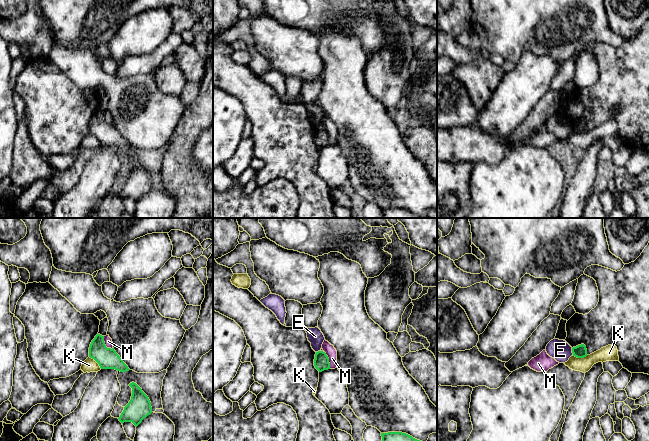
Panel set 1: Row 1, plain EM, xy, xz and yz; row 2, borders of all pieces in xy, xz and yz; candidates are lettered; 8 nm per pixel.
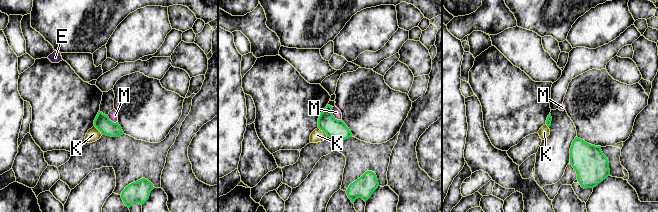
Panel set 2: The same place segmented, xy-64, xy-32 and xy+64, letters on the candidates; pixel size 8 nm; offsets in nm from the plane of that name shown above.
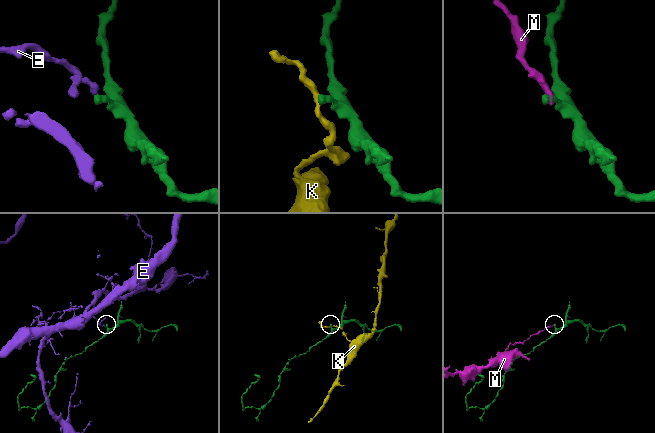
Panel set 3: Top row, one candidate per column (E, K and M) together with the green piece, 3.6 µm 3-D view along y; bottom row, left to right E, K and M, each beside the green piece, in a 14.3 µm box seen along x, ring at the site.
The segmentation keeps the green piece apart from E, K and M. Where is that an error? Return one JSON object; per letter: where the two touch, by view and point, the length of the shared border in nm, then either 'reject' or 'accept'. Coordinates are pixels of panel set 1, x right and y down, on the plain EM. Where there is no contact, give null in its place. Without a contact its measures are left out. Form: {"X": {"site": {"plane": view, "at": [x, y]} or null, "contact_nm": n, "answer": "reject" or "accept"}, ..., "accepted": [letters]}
{"E": {"site": {"plane": "yz", "at": [572, 128]}, "contact_nm": 70, "answer": "reject"}, "K": {"site": {"plane": "xy", "at": [96, 137]}, "contact_nm": 140, "answer": "reject"}, "M": {"site": {"plane": "xy", "at": [104, 120]}, "contact_nm": 130, "answer": "reject"}, "accepted": []}

